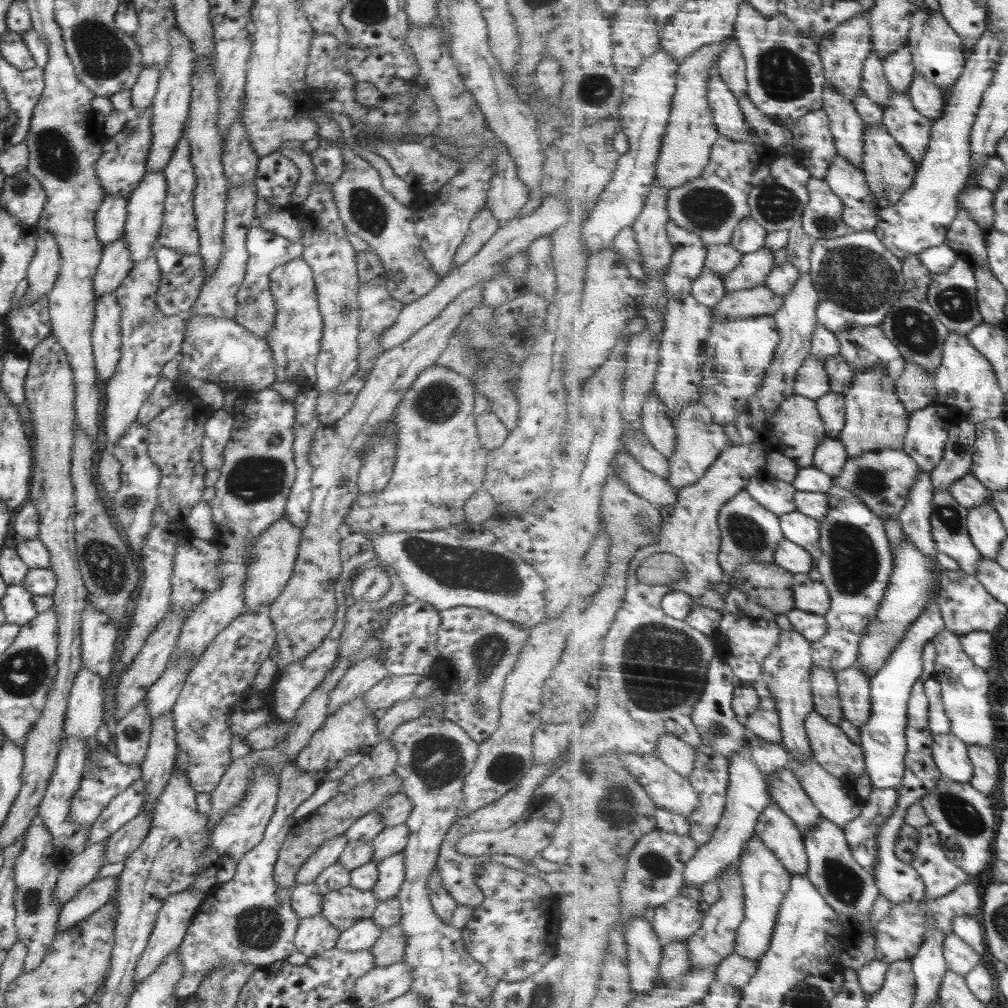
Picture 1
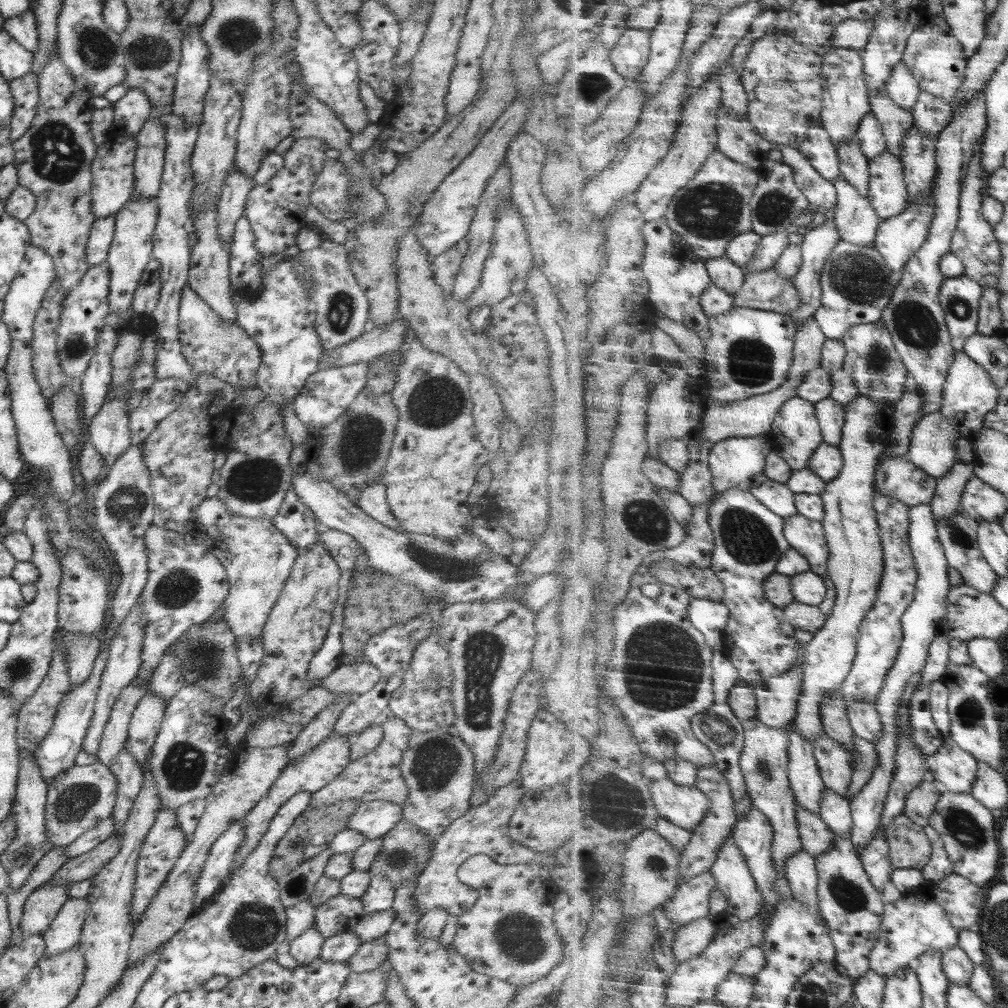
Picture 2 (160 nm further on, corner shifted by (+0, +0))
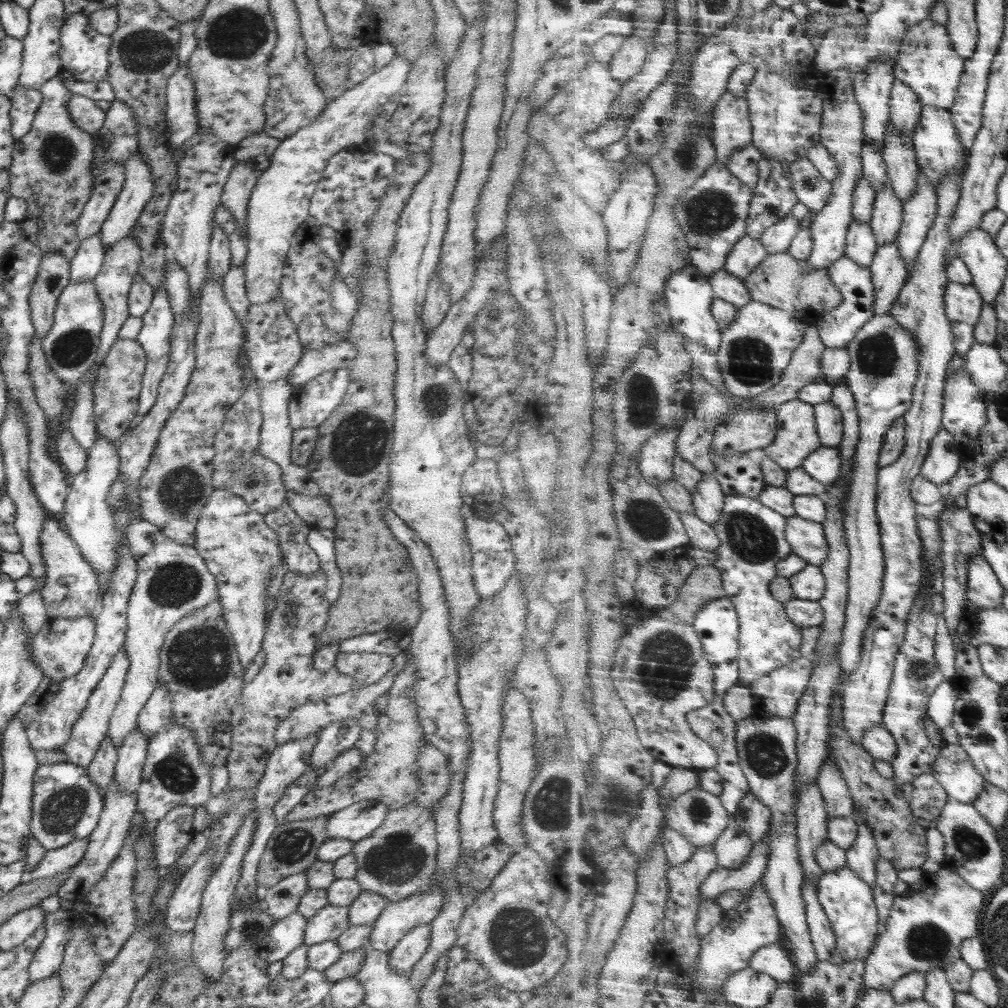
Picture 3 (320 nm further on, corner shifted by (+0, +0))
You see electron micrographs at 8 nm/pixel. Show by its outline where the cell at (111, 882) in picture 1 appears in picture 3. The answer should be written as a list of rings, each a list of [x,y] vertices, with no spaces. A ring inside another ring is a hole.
[[[58,909],[48,913],[45,925],[45,938],[28,968],[30,983],[44,980],[60,969],[64,962],[64,948],[68,942],[69,916],[71,910]]]

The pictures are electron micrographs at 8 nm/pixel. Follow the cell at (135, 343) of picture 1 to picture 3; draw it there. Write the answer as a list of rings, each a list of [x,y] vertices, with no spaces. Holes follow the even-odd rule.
[[[97,437],[95,445],[90,450],[88,464],[84,472],[69,478],[70,492],[64,502],[64,509],[59,523],[65,532],[78,545],[82,556],[89,562],[97,574],[100,584],[100,595],[108,591],[109,580],[113,570],[116,570],[119,554],[117,548],[121,546],[120,534],[114,524],[112,509],[108,506],[108,491],[118,478],[120,472],[120,458],[118,444],[114,440]]]

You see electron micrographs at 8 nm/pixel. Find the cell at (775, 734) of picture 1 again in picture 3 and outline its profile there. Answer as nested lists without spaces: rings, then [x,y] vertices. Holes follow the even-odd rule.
[[[802,657],[760,677],[750,687],[766,711],[794,718],[815,673],[815,664]]]

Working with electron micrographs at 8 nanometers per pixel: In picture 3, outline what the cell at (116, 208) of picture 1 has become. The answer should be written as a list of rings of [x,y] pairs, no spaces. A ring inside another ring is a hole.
[[[99,234],[82,240],[74,260],[69,264],[69,282],[94,280],[102,268],[105,252]]]

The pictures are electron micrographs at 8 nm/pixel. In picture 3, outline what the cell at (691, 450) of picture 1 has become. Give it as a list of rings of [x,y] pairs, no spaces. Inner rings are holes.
[[[704,474],[704,481],[693,496],[697,516],[712,526],[718,525],[725,509],[727,495],[714,474]]]

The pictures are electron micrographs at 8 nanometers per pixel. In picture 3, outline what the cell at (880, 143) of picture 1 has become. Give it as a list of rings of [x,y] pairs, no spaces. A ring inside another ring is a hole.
[[[889,180],[887,188],[880,190],[871,222],[879,242],[879,248],[891,244],[900,236],[905,221],[905,202],[896,194]]]

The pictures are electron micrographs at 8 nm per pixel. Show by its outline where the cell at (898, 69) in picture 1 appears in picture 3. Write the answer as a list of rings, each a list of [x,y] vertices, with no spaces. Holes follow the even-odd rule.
[[[897,80],[893,90],[892,119],[896,129],[907,138],[915,138],[916,127],[922,121],[925,104],[920,95],[904,81]]]

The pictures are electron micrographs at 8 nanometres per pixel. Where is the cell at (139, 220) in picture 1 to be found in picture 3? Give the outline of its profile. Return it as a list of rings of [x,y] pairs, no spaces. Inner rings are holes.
[[[133,233],[119,240],[112,248],[106,249],[100,272],[95,276],[93,283],[96,285],[96,292],[103,304],[104,324],[100,333],[100,344],[98,345],[97,355],[91,368],[98,370],[102,361],[106,358],[110,348],[119,337],[119,330],[122,328],[124,321],[129,317],[128,295],[137,276],[137,270],[142,260],[142,249],[133,237]]]

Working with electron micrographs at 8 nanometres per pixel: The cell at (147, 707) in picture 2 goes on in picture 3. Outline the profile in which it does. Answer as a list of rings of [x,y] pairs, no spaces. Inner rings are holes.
[[[135,728],[124,739],[118,751],[113,780],[125,792],[136,792],[141,783],[141,772],[147,755],[148,737]]]

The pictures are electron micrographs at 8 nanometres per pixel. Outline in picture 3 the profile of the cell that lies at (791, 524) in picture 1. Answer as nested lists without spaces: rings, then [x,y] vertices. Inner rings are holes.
[[[800,516],[788,520],[787,540],[793,546],[795,553],[808,560],[810,565],[822,567],[831,551],[827,528],[820,522]]]

